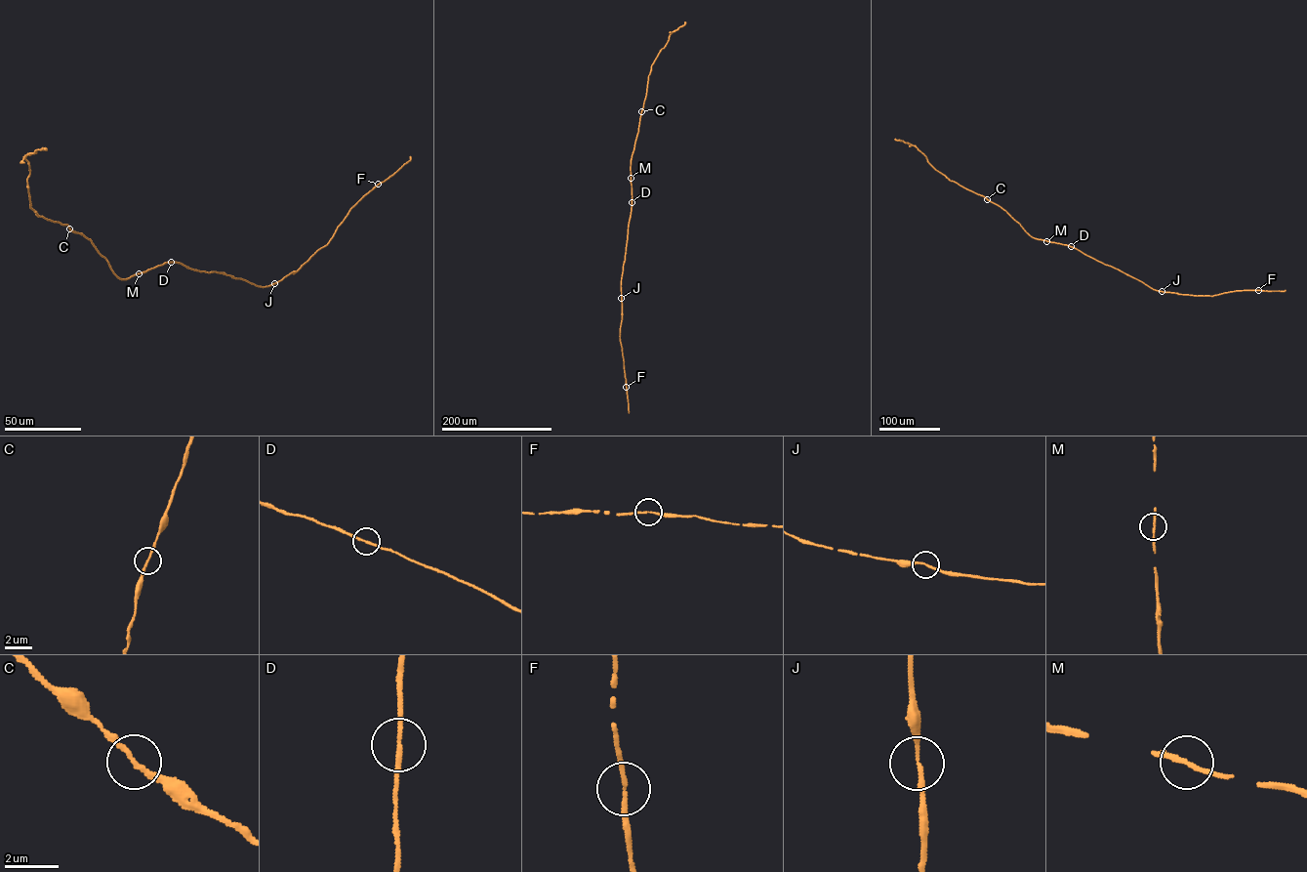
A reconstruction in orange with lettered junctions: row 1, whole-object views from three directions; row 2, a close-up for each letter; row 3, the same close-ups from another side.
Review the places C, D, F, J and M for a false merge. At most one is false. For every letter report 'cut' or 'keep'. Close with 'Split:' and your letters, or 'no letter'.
C: keep
D: keep
F: keep
J: keep
M: keep
Split: no letter

